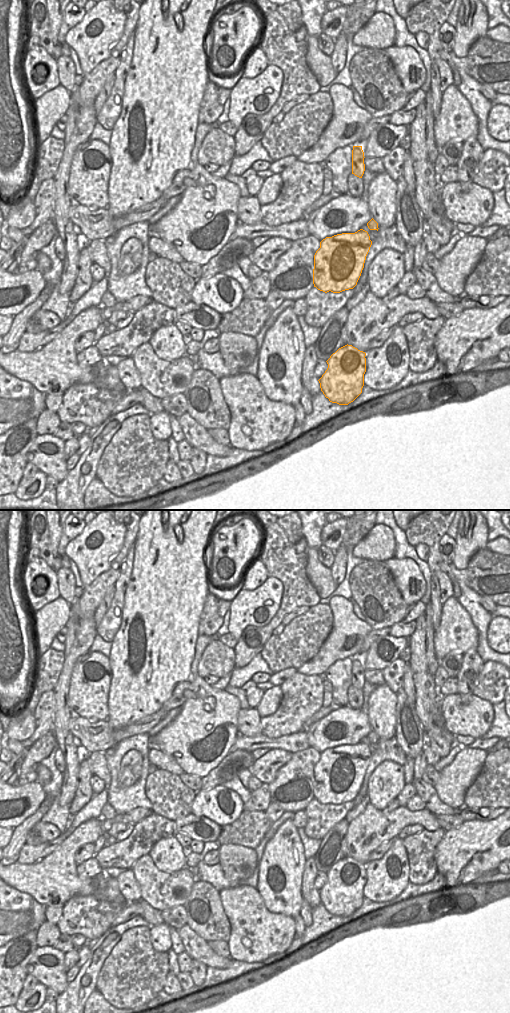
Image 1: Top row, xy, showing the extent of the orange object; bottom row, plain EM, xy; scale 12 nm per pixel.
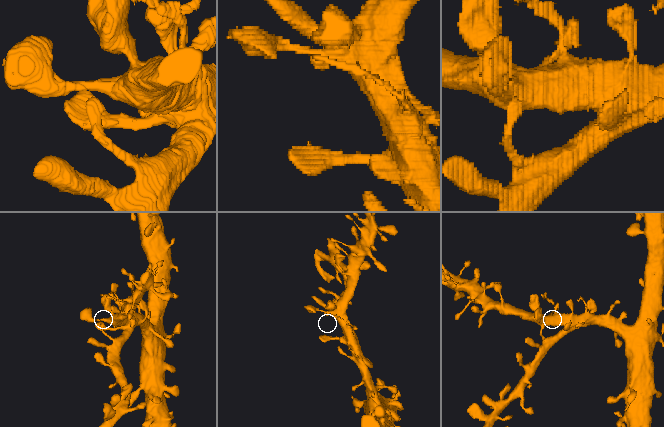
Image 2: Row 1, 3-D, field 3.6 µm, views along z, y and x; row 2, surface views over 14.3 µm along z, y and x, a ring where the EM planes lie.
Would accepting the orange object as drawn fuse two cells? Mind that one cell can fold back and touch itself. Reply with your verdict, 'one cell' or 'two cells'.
one cell

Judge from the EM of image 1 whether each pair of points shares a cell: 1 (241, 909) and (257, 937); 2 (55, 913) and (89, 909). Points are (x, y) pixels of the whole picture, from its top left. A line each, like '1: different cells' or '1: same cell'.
1: same cell
2: different cells

